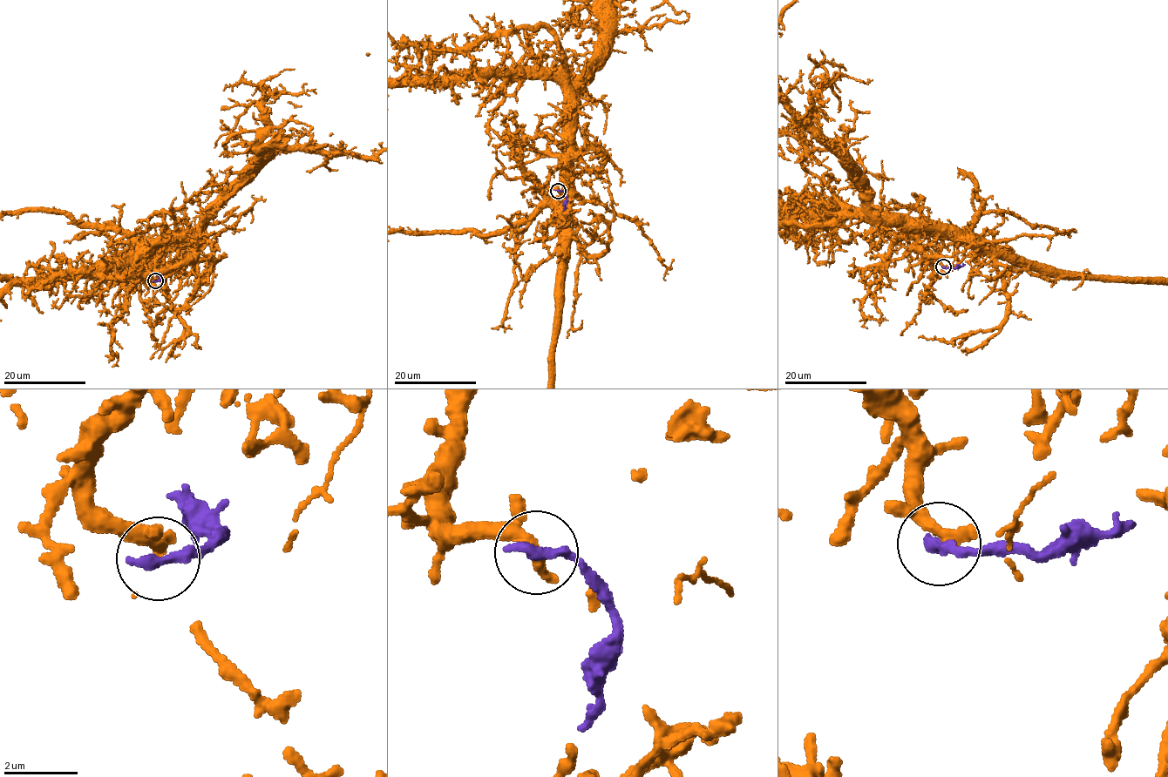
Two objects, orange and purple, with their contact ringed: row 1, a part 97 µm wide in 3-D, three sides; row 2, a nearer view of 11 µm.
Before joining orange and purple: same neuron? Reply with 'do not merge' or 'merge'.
do not merge

